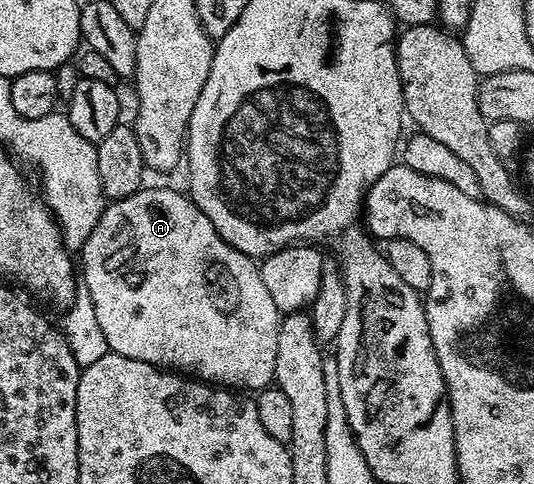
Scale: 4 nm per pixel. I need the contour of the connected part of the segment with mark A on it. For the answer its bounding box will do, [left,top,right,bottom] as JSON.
[80,186,280,392]

